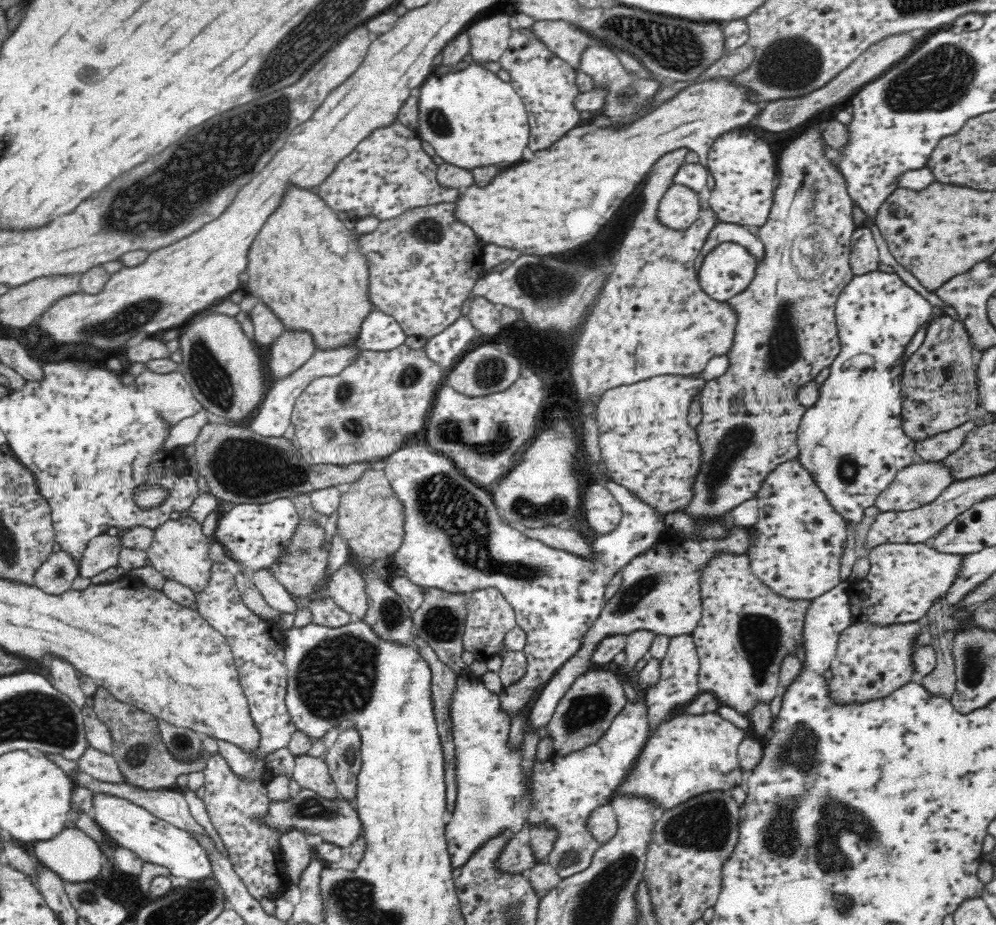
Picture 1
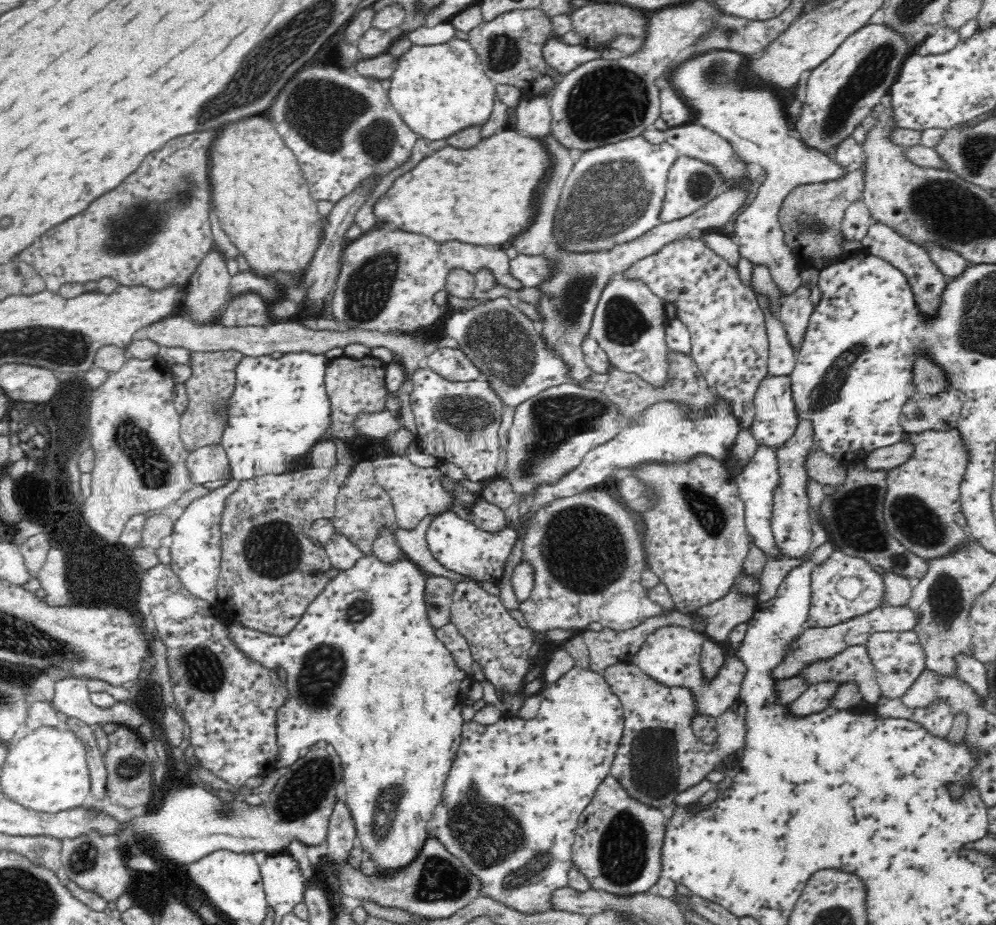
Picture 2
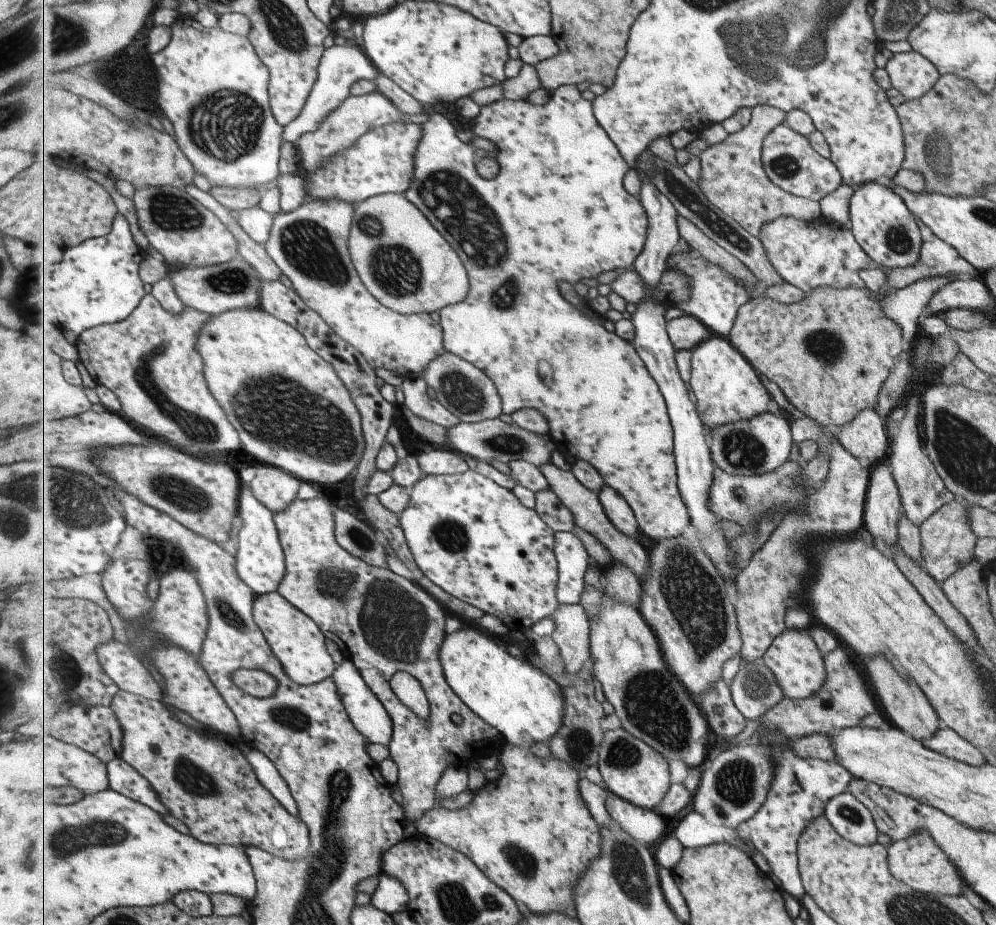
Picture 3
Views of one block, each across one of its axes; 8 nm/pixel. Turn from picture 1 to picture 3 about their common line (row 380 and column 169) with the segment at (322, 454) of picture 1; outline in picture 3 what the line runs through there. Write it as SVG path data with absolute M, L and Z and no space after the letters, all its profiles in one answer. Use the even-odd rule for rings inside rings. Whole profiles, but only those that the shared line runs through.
M152 293L145 295L139 307L120 323L101 325L80 334L75 347L91 376L99 385L110 388L122 402L122 415L153 436L161 436L181 450L201 457L201 454L235 452L242 444L236 425L213 396L205 376L205 359L197 350L203 327L213 318L206 312L184 305L182 313L172 313Z

